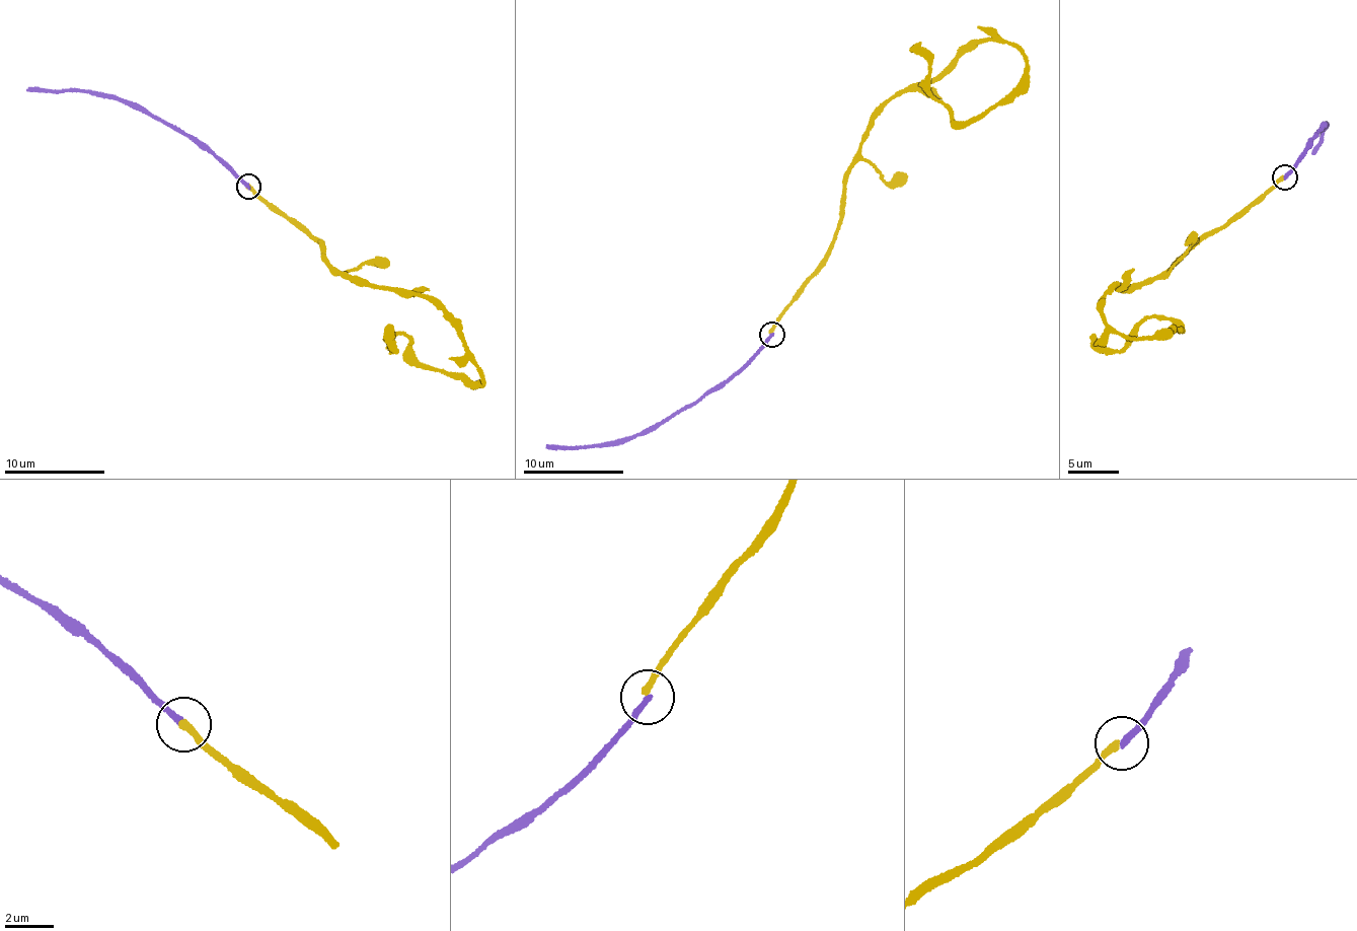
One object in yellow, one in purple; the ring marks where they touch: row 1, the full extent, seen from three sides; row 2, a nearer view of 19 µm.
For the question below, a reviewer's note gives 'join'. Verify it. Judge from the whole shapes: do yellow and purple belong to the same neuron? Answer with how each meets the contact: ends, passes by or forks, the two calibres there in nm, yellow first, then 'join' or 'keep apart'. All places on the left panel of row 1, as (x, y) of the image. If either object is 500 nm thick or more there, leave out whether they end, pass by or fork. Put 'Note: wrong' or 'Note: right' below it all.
yellow ends; purple ends; calibres 280 and 260 nm; keep apart
Note: wrong

